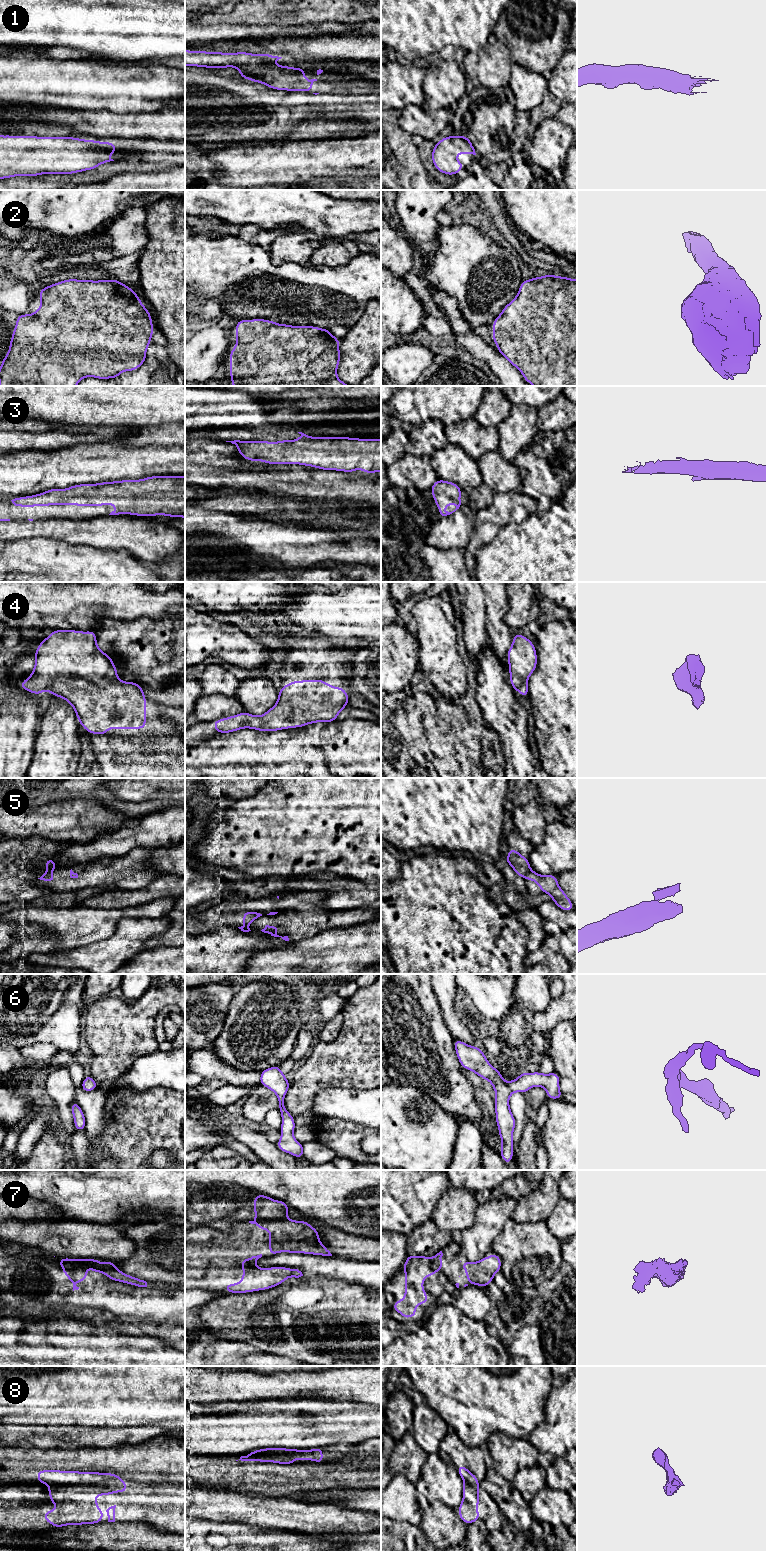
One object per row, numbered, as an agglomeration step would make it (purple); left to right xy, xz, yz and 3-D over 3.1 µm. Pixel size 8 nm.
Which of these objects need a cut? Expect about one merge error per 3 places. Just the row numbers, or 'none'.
5, 7, 8

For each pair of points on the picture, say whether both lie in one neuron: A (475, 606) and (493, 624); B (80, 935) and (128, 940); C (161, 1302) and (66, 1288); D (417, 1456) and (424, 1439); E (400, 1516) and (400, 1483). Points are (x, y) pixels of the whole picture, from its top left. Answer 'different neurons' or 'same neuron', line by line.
A: different neurons
B: different neurons
C: same neuron
D: different neurons
E: same neuron

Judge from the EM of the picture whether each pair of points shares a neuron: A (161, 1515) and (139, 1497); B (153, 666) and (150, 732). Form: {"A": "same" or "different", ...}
{"A": "same", "B": "different"}

